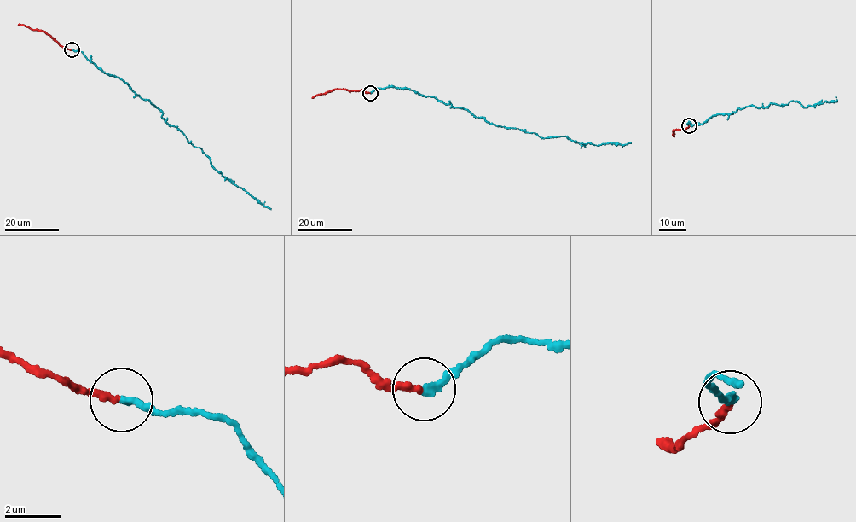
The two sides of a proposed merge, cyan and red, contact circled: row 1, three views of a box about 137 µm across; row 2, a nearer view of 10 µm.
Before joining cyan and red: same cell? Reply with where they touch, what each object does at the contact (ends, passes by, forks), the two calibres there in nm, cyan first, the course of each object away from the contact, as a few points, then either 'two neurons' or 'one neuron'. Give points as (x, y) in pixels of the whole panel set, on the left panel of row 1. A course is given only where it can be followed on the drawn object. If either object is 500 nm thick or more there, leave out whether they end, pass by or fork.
at (72, 49); cyan ends there; red ends there; 320 nm thick on the cyan side, 300 nm on the other; cyan runs (71, 49), (149, 101), (216, 170), (270, 209); red runs (71, 49), (60, 45), (43, 31), (18, 25); one neuron

